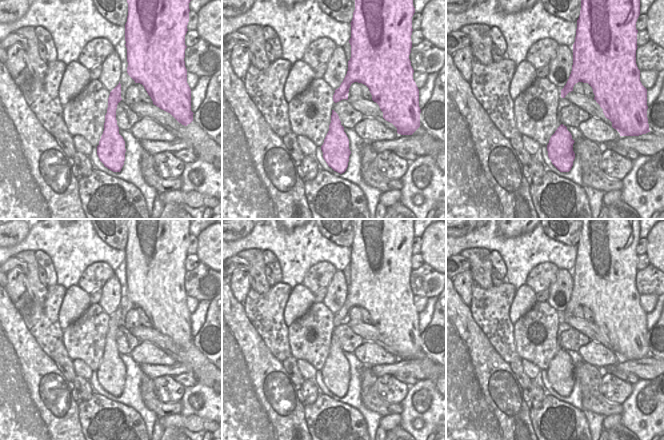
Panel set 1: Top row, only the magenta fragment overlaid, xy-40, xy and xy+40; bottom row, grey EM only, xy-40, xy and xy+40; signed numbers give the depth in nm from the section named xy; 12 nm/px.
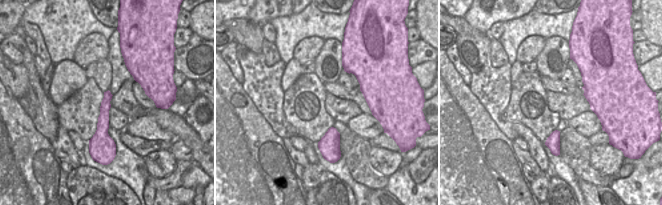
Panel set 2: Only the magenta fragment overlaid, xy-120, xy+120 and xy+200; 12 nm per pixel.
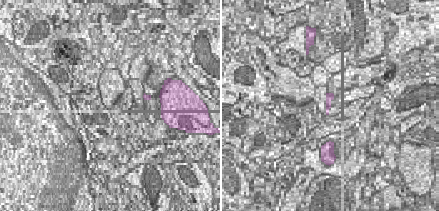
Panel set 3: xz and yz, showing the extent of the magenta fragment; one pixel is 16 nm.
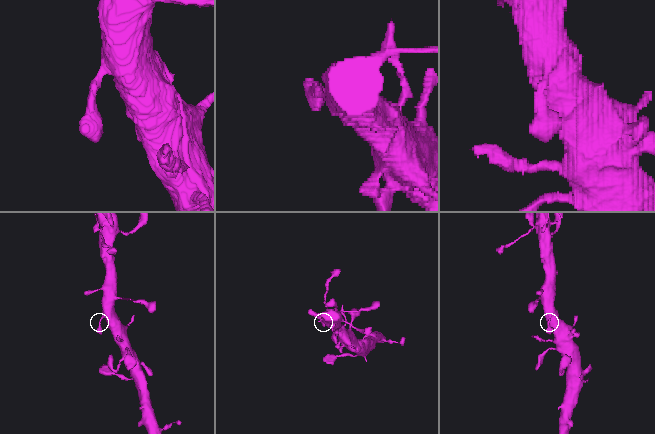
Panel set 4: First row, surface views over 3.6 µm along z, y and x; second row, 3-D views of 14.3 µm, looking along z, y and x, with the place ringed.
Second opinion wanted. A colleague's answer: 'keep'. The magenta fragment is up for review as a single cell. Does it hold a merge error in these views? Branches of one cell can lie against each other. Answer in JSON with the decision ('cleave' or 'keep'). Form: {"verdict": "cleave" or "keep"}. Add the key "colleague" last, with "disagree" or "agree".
{"verdict": "keep", "colleague": "agree"}

